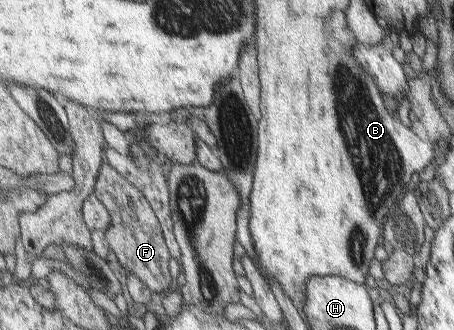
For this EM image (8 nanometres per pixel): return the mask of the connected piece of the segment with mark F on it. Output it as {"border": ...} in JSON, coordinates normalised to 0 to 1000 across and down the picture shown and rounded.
{"border":[[[242,482],[225,500],[216,524],[207,585],[233,621],[242,645],[244,682],[229,709],[262,797],[278,821],[306,842],[335,885],[352,894],[377,888],[385,873],[385,855],[374,827],[377,764],[352,670],[322,591],[269,524],[262,524]]]}

